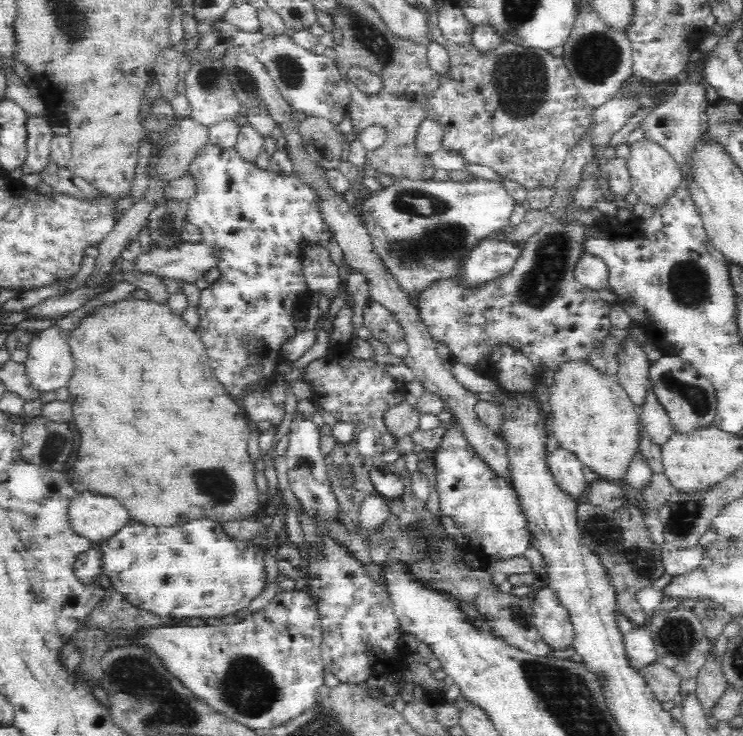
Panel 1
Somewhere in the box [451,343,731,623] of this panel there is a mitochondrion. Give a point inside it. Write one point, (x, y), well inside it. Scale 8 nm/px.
(605, 534)

